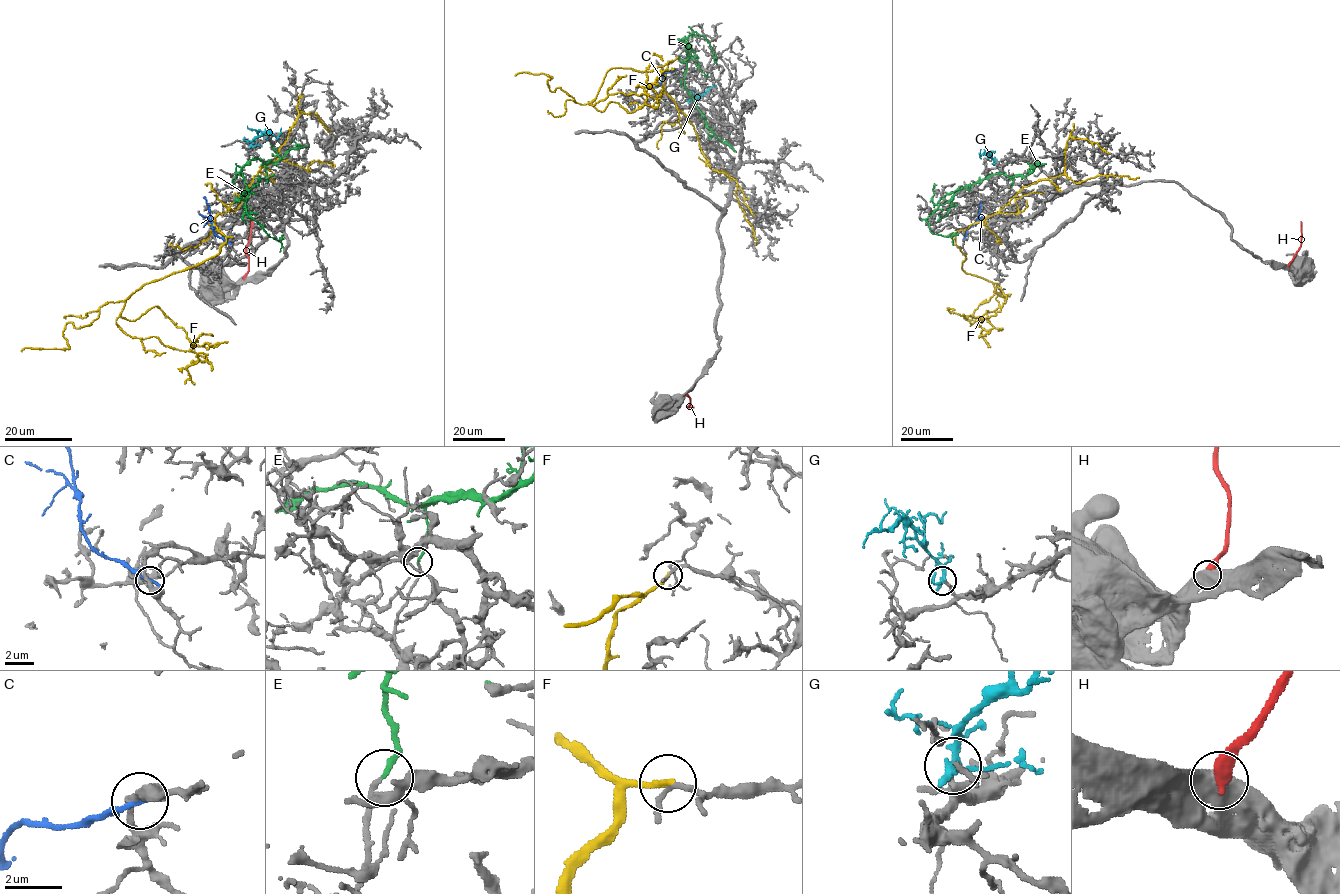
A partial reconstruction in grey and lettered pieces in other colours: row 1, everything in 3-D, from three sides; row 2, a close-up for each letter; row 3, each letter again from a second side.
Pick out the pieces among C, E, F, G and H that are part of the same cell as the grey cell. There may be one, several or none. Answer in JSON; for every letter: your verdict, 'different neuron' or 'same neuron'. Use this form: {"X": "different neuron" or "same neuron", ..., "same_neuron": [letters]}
{"C": "different neuron", "E": "different neuron", "F": "different neuron", "G": "different neuron", "H": "different neuron", "same_neuron": []}

